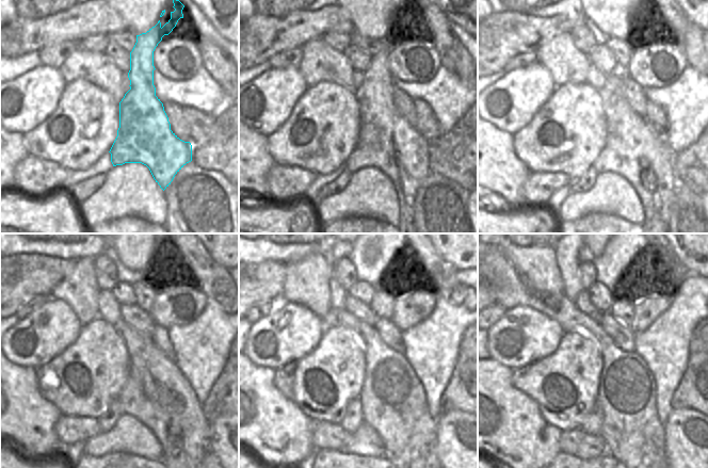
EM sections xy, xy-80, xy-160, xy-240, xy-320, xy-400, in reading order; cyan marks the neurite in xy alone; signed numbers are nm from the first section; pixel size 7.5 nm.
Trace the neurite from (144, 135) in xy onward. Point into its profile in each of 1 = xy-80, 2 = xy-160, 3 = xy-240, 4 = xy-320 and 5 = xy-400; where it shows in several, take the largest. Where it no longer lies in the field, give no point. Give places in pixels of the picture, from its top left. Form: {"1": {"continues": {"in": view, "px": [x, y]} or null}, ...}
{"1": {"continues": {"in": "xy-80", "px": [386, 141]}}, "2": {"continues": {"in": "xy-160", "px": [634, 149]}}, "3": {"continues": {"in": "xy-240", "px": [182, 429]}}, "4": {"continues": {"in": "xy-320", "px": [424, 435]}}, "5": {"continues": {"in": "xy-400", "px": [657, 430]}}}

